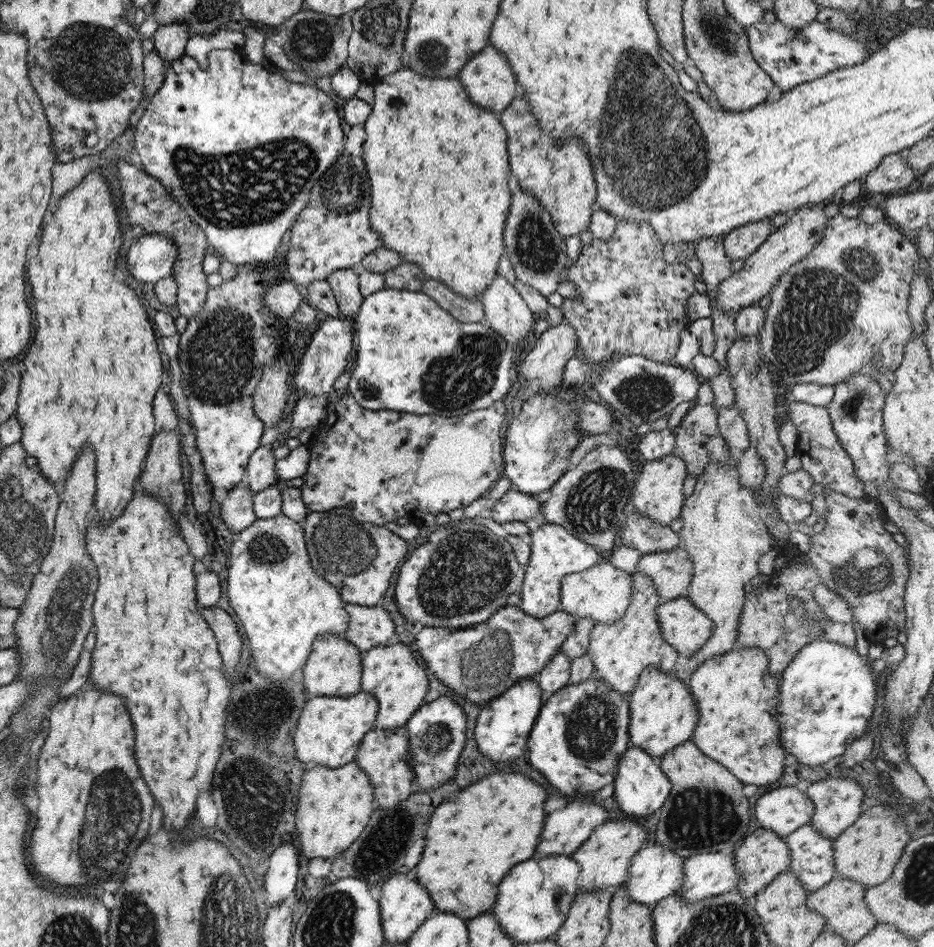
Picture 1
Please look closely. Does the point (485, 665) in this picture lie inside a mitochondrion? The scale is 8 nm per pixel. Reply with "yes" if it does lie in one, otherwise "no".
yes

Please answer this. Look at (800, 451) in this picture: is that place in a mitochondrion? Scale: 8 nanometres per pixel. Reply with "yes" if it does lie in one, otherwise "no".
no

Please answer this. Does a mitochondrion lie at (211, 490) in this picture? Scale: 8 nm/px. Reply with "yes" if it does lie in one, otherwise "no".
no

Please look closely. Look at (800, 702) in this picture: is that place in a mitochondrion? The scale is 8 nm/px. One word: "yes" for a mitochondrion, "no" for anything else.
yes

